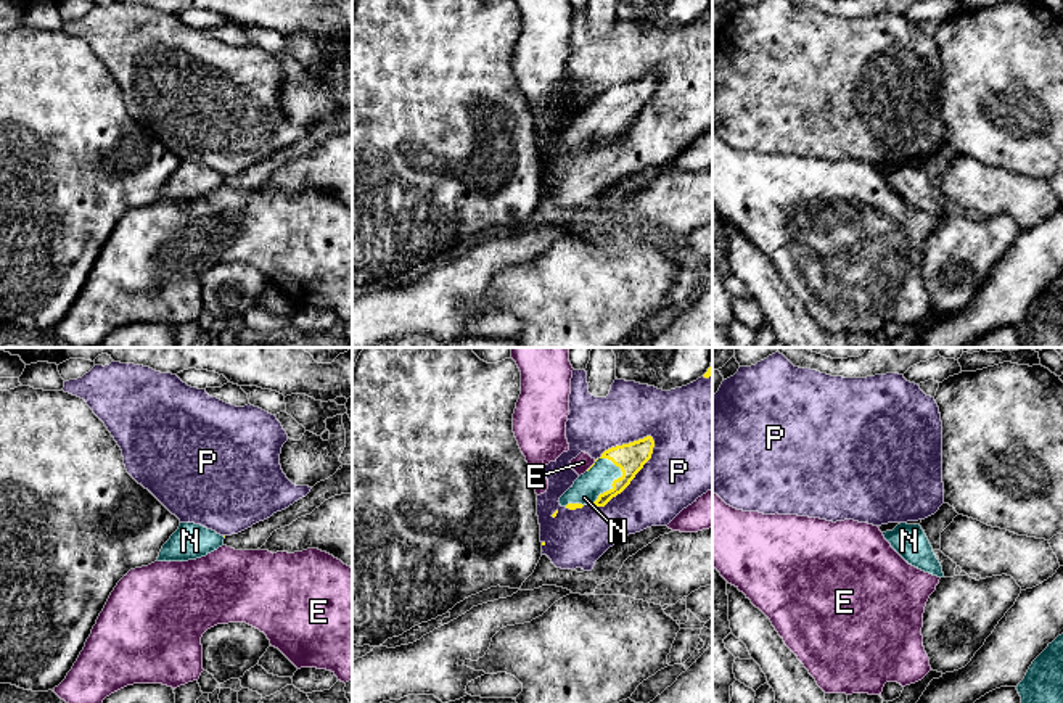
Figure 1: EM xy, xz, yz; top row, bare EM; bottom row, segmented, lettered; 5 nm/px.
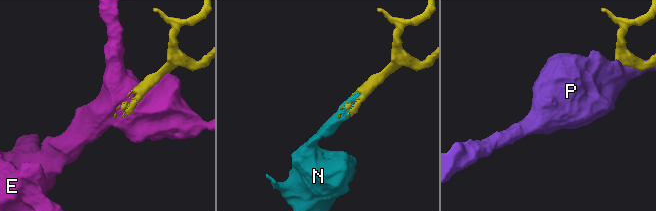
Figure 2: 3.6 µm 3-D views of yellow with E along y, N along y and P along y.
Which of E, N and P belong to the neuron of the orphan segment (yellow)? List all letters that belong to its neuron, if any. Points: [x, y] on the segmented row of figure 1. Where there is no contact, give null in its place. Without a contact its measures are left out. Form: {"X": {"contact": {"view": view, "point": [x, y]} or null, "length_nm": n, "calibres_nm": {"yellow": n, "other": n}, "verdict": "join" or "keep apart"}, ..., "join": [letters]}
{"E": {"contact": {"view": "xz", "point": [592, 465]}, "length_nm": 80, "calibres_nm": {"yellow": 20, "other": 90}, "verdict": "keep apart"}, "N": {"contact": {"view": "xz", "point": [615, 480]}, "length_nm": 240, "calibres_nm": {"yellow": 150, "other": 140}, "verdict": "join"}, "P": {"contact": {"view": "xz", "point": [634, 476]}, "length_nm": 460, "calibres_nm": {"yellow": 150, "other": 340}, "verdict": "keep apart"}, "join": ["N"]}

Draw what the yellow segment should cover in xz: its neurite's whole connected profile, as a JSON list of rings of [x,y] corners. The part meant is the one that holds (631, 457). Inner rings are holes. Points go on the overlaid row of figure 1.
[[[651,436],[616,446],[601,454],[560,497],[560,505],[569,510],[593,504],[605,507],[621,494],[643,465],[651,458],[655,441]]]

